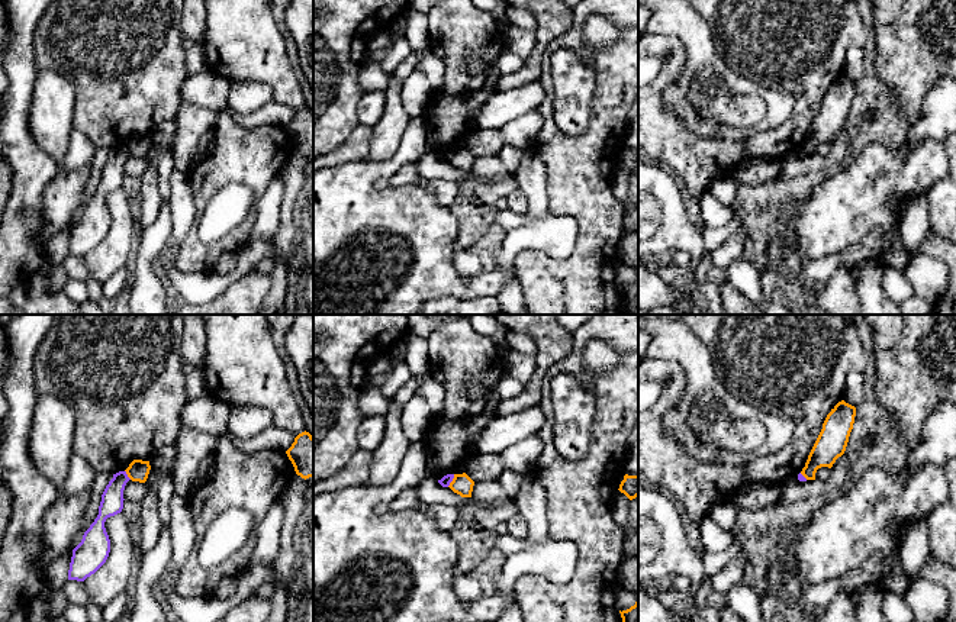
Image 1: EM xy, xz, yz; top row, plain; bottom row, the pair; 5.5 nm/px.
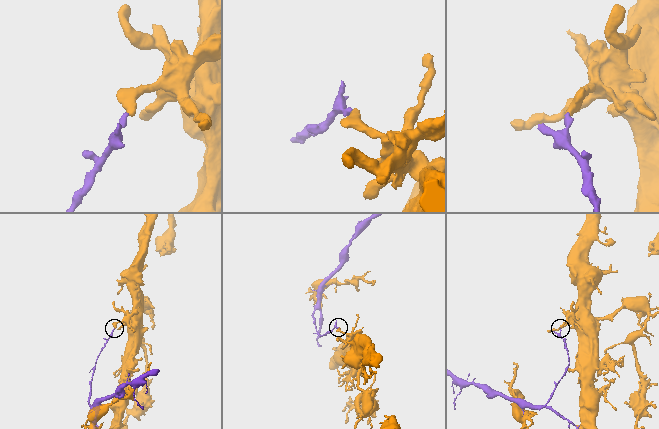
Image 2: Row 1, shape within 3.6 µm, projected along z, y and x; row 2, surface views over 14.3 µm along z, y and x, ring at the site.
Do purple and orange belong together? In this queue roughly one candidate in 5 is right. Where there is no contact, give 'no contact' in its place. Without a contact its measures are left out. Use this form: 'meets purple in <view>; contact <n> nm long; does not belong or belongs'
meets purple in xz; contact 80 nm long; does not belong

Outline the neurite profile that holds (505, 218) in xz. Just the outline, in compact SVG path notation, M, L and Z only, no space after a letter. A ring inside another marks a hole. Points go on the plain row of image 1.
M499 209L495 217L495 222L506 231L524 225L525 220L525 215L515 213L509 209Z

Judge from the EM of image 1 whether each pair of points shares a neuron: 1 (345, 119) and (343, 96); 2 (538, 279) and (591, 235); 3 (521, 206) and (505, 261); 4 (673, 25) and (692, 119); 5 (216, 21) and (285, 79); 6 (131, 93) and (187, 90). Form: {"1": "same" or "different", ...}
{"1": "same", "2": "same", "3": "different", "4": "same", "5": "same", "6": "different"}

